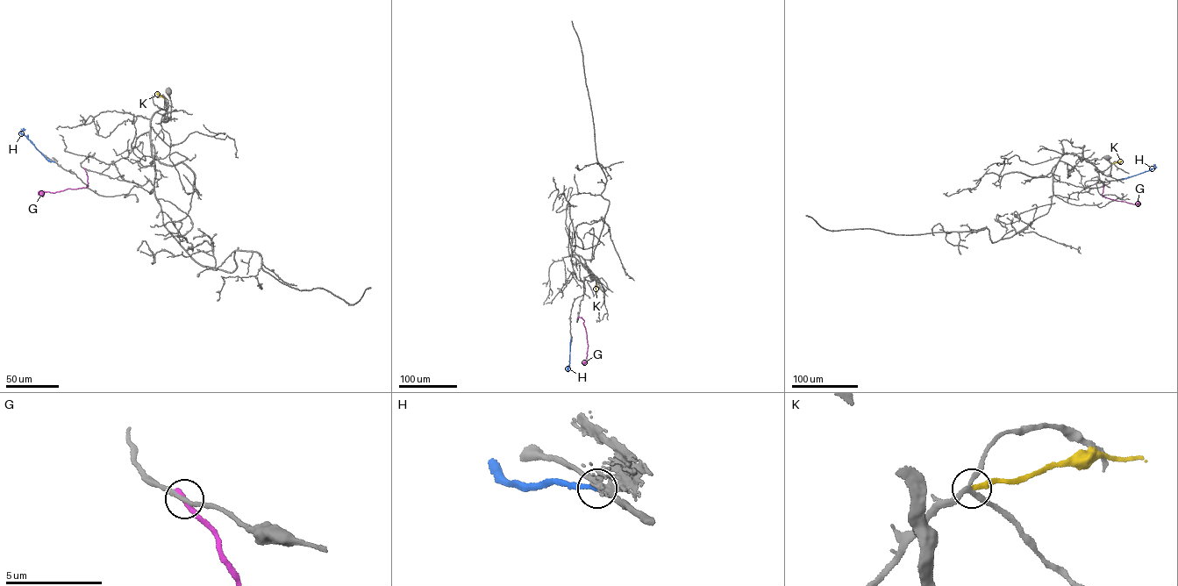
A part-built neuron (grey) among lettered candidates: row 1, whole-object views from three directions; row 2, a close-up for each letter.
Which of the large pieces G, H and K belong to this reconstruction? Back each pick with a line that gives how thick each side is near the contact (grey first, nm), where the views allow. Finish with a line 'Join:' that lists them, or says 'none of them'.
Join: none of them

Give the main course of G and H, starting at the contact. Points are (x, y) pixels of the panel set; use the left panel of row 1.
G: (83, 167), (88, 186), (39, 195)
H: (54, 161), (46, 159), (22, 133), (24, 128)

